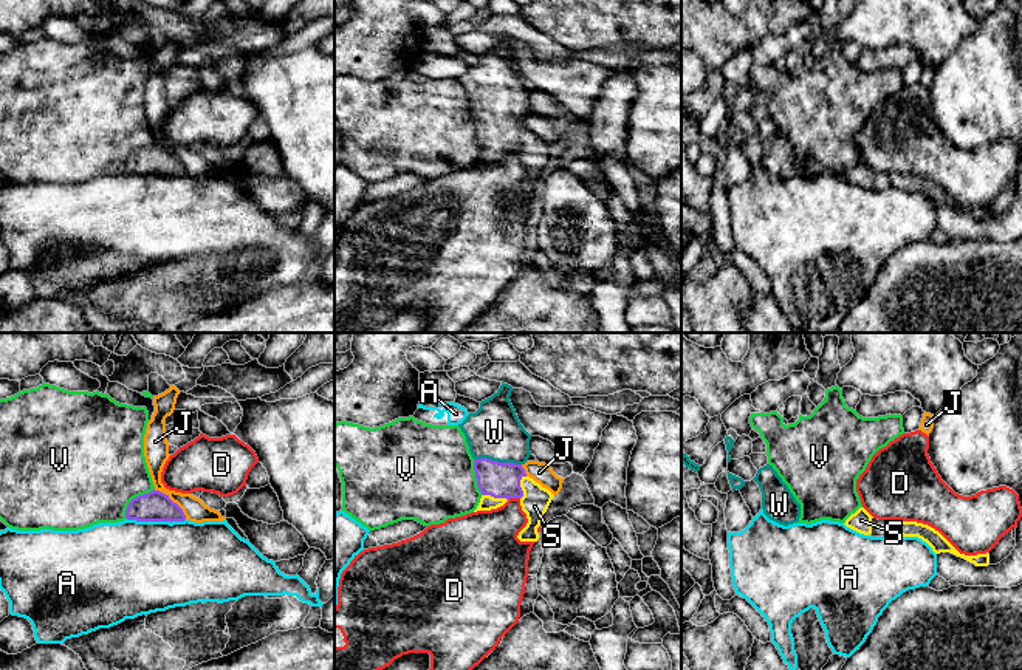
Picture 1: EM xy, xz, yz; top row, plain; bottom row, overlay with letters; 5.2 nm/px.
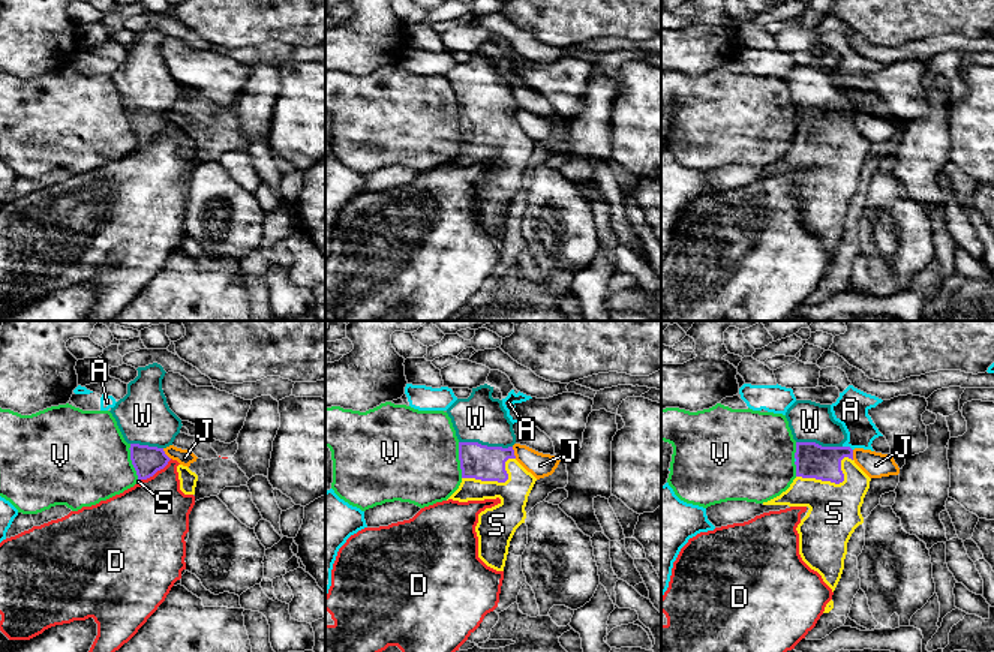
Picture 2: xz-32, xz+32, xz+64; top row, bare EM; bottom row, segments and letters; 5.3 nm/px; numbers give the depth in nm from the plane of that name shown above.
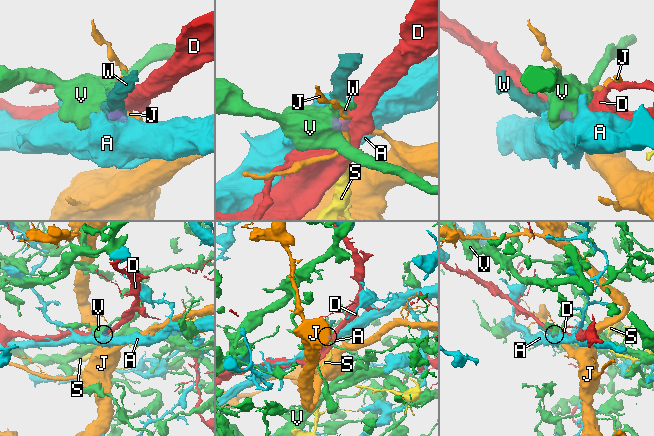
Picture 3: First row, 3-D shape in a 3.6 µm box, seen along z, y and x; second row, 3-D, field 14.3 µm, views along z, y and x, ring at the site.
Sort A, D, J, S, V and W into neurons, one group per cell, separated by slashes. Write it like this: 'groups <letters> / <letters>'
groups A / D / J / S W / V

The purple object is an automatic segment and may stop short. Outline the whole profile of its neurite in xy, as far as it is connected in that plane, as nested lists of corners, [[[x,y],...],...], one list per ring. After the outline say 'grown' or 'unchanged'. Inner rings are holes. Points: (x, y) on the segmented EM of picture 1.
[[[152,491],[133,498],[125,509],[127,520],[136,521],[184,521],[183,509],[169,495]]] | unchanged

